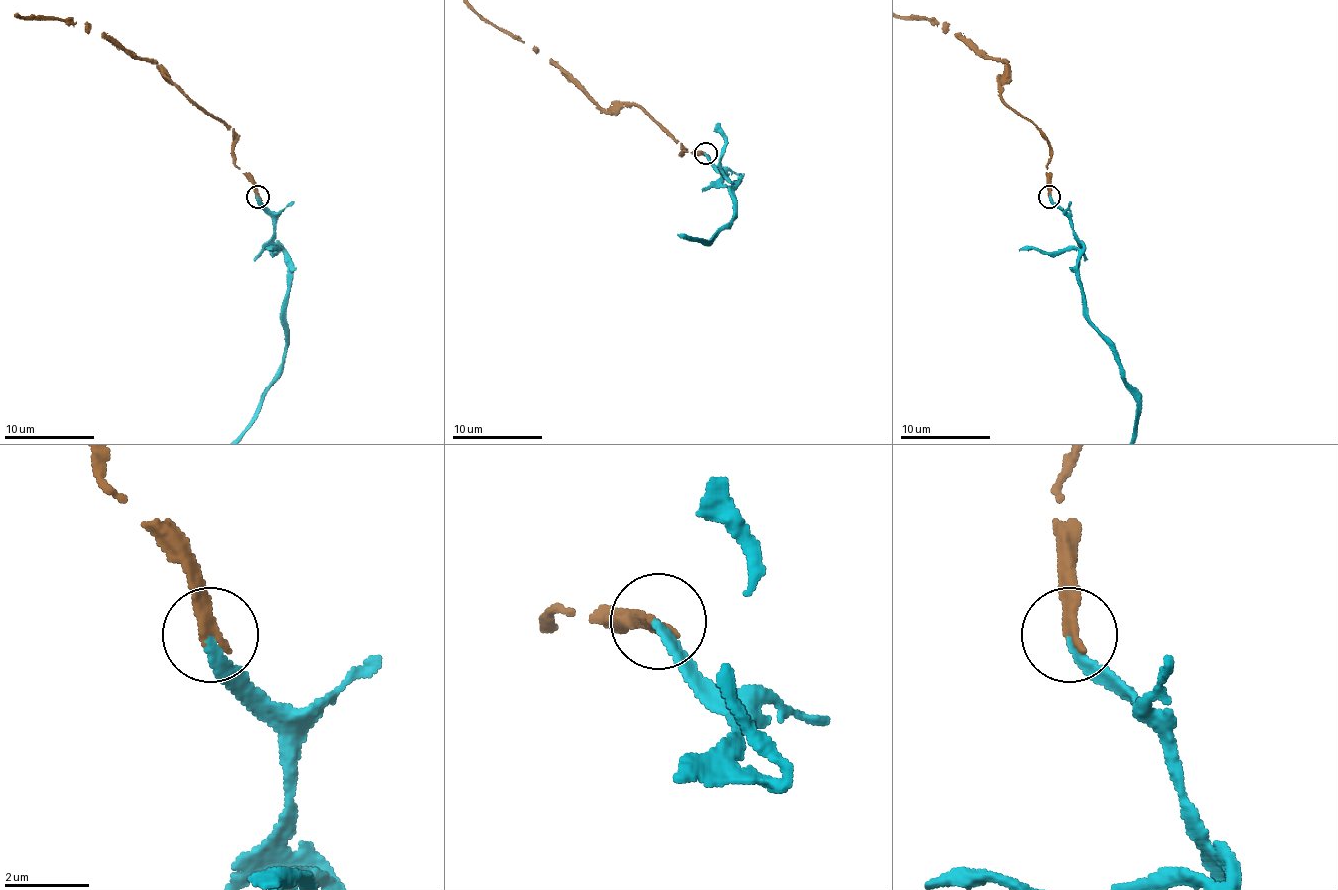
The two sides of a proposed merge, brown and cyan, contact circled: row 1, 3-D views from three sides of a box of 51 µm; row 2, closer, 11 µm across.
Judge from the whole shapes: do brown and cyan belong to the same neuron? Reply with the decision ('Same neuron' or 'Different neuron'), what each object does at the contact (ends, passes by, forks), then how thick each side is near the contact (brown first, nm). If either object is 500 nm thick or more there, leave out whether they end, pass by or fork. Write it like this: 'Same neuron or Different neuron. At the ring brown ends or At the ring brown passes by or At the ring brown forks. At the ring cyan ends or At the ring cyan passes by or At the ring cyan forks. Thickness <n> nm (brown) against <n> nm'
Same neuron. At the ring brown ends. At the ring cyan ends. Thickness 320 nm (brown) against 220 nm

